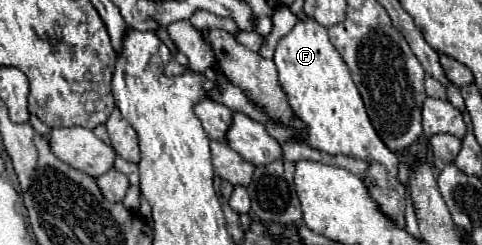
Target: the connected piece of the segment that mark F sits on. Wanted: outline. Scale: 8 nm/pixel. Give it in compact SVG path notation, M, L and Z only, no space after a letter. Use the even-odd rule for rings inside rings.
M313 18L299 20L289 34L285 34L275 48L275 64L279 70L279 82L283 90L287 92L289 104L295 110L297 118L301 118L307 124L307 130L303 134L295 134L295 130L281 128L279 124L273 124L263 116L263 110L259 110L237 86L231 82L223 82L221 90L213 88L211 98L229 106L235 112L243 112L251 116L253 120L259 120L267 126L269 134L279 140L281 144L289 138L297 138L311 148L329 152L329 154L347 154L355 158L365 158L369 162L367 176L363 178L365 186L369 188L375 202L379 202L381 210L391 216L397 226L405 226L405 188L397 180L397 154L391 154L383 142L379 142L379 136L375 134L375 128L369 122L369 116L365 112L365 104L361 100L361 94L351 80L351 70L335 50L335 46L329 42L327 28L315 22Z

